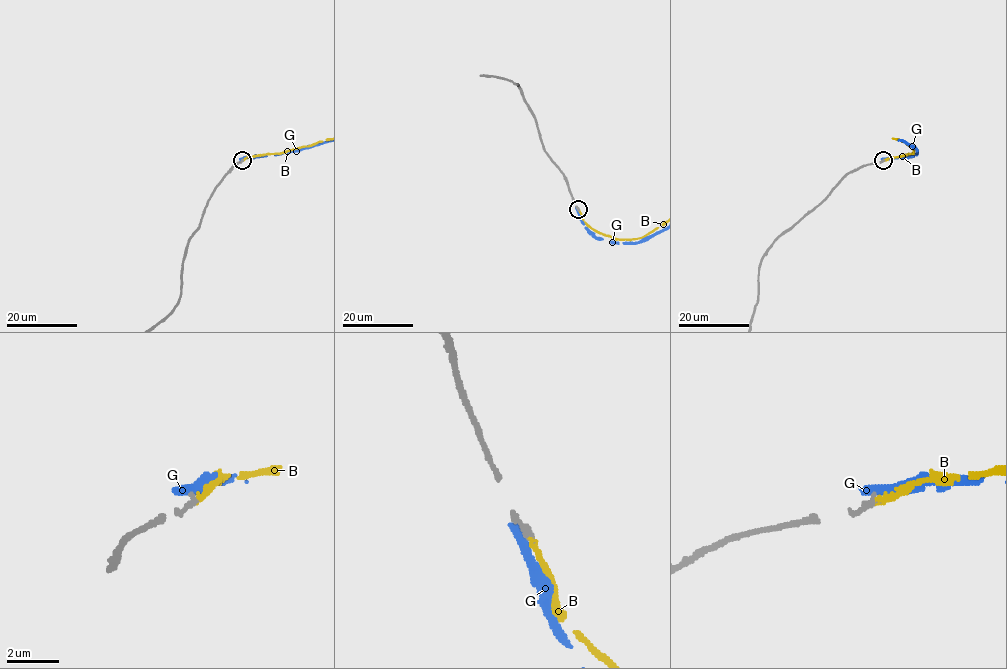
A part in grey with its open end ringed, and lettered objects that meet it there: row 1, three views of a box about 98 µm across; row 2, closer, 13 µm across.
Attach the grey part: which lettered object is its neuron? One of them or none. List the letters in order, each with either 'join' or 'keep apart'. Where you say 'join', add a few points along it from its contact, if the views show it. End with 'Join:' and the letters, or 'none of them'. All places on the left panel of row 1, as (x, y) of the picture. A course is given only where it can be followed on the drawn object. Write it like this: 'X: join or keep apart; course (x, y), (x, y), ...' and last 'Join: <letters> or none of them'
B: join
G: keep apart
Join: B

